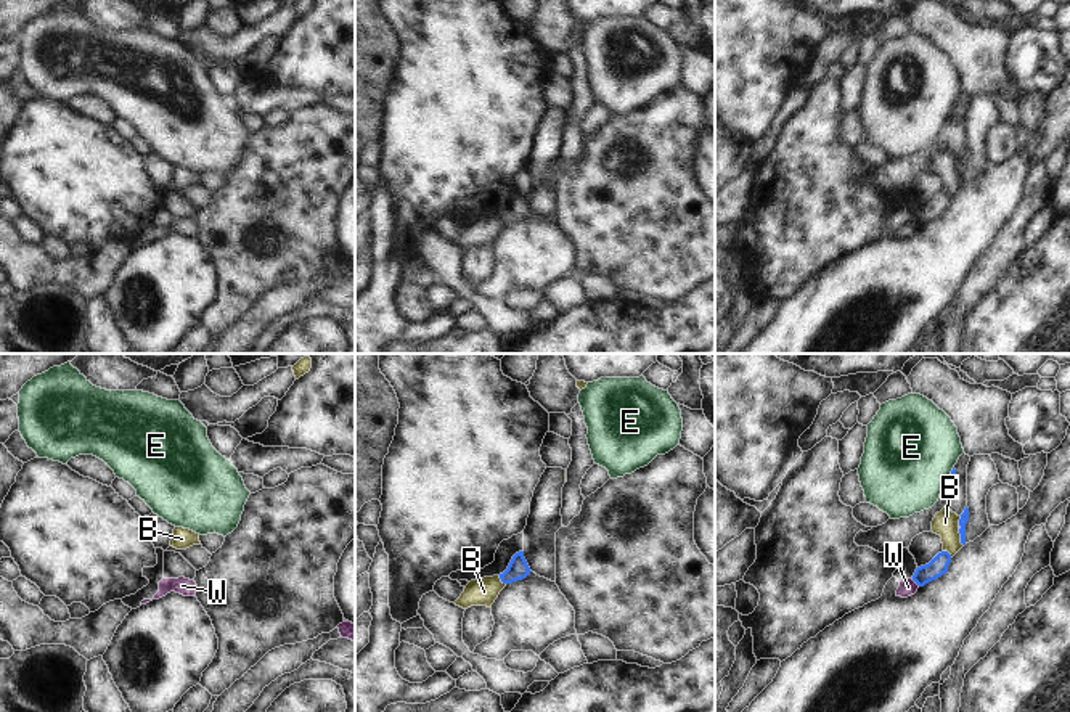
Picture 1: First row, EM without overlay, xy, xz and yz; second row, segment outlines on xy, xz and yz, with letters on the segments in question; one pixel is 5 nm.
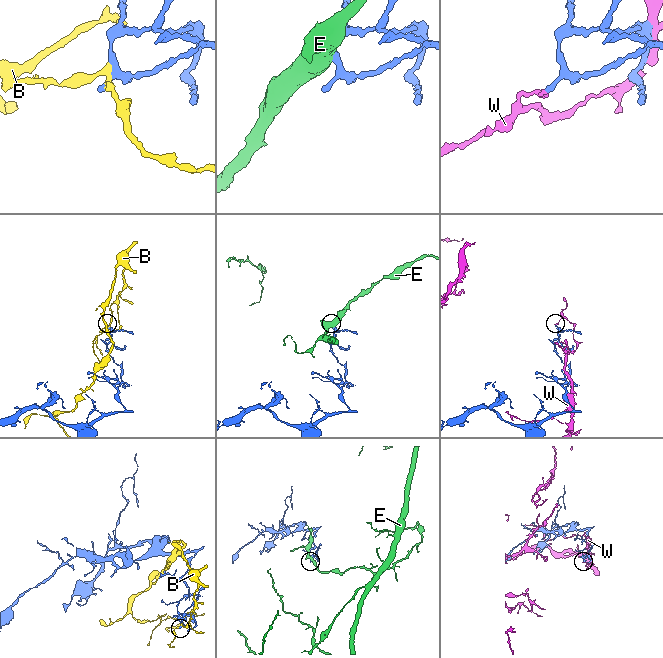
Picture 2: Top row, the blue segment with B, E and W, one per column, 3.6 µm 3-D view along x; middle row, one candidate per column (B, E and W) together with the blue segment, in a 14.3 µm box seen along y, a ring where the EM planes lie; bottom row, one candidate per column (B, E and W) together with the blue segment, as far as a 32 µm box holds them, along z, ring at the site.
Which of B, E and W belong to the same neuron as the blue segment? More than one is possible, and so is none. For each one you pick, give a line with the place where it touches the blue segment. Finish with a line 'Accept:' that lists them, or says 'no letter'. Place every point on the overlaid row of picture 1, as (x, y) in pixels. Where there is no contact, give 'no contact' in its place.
Accept: no letter

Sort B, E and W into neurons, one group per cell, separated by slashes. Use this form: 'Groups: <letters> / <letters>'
Groups: B / E / W

